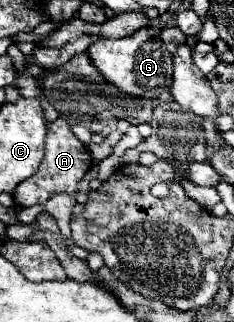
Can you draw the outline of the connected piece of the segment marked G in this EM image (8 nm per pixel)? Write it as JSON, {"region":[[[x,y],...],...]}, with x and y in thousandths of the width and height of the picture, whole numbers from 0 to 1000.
{"region":[[[615,81],[564,112],[538,112],[521,124],[487,130],[436,130],[410,124],[376,168],[402,193],[402,205],[444,230],[444,242],[513,273],[538,292],[564,298],[615,298],[615,304],[675,304],[709,267],[735,255],[735,180],[684,124],[684,87],[675,81]]]}

